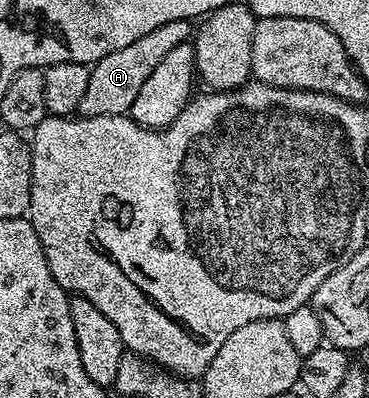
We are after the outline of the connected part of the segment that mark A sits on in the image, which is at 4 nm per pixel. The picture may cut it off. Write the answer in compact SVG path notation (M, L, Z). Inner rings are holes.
M172 21L163 27L155 27L148 35L135 39L128 47L120 51L111 51L111 55L103 55L103 59L94 61L87 79L87 92L79 102L77 113L83 117L99 119L103 115L128 114L131 103L135 103L143 83L151 76L151 71L159 67L163 55L171 51L171 47L186 44L194 36L195 25L193 21Z

